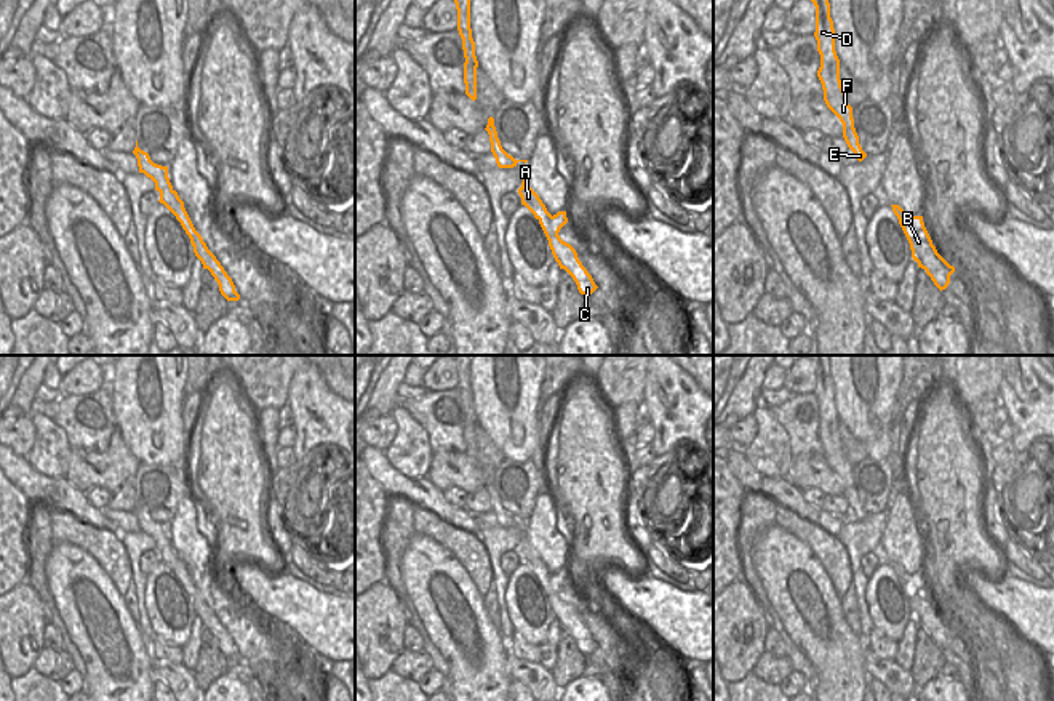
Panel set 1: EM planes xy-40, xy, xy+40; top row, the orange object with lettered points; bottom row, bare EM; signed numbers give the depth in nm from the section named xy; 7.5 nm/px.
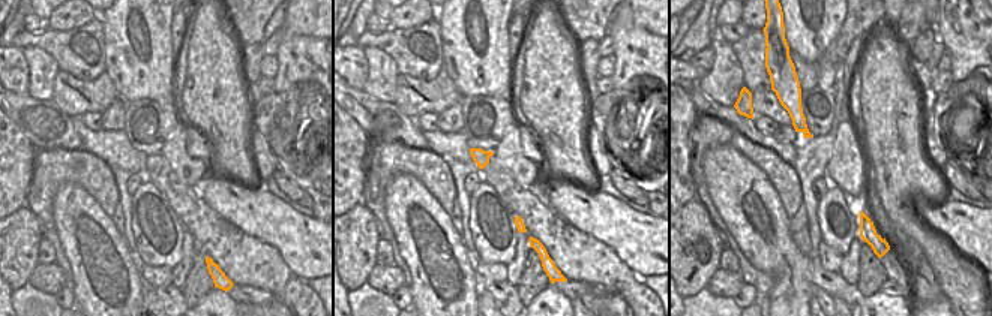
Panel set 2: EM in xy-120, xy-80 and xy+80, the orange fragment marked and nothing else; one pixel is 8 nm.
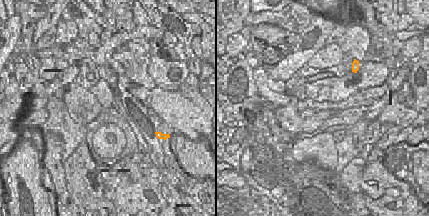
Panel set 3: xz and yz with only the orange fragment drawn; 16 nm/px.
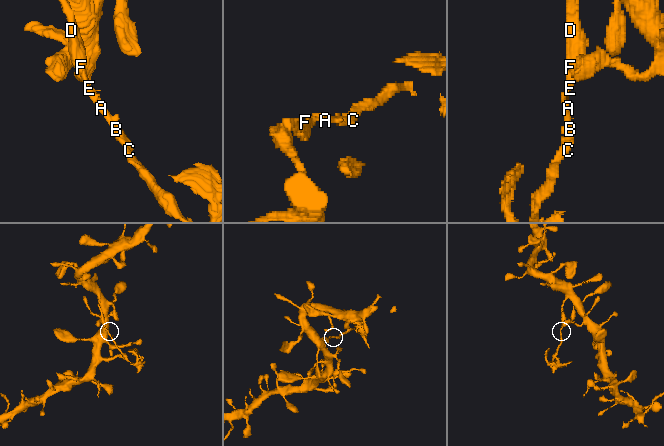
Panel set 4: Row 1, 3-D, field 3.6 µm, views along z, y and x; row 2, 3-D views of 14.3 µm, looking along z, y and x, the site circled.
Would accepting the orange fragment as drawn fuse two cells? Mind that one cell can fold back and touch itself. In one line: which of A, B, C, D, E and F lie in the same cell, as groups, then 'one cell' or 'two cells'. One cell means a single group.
A D E F / B C; two cells

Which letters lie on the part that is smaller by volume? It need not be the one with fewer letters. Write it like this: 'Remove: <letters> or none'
Remove: B, C

